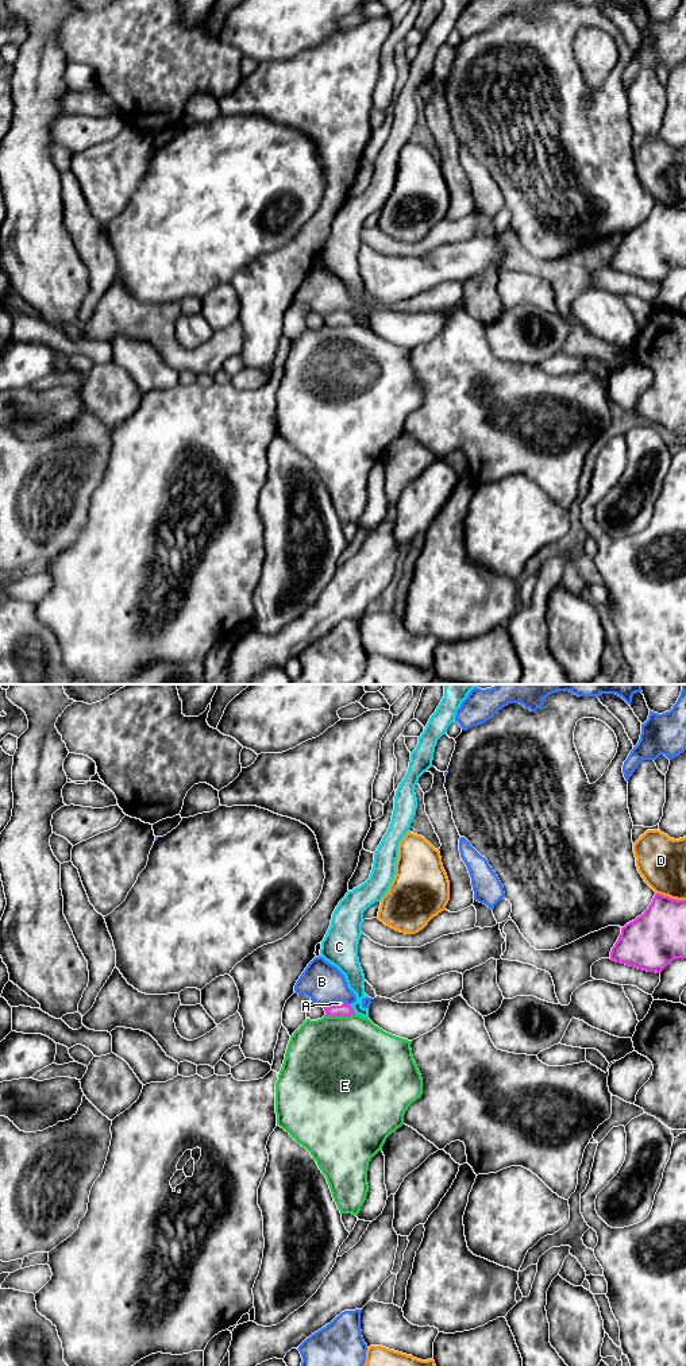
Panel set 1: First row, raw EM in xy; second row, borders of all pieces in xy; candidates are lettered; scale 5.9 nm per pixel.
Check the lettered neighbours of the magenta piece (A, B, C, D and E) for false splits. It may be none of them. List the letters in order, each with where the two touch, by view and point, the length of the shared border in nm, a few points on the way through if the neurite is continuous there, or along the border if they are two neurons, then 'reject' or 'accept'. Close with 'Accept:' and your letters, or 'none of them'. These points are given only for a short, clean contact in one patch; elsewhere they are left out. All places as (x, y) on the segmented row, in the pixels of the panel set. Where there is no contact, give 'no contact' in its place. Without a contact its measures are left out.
A: contact xy (335, 1006); length 110 nm; way xy (345, 1010), (335, 1006), (338, 1003); accept
B: contact xy (346, 1003); length 50 nm; reject
C: contact xy (353, 1008); length 70 nm; reject
D: contact xy (670, 898); length 180 nm; reject
E: contact xy (339, 1015); length 180 nm; reject
Accept: A

